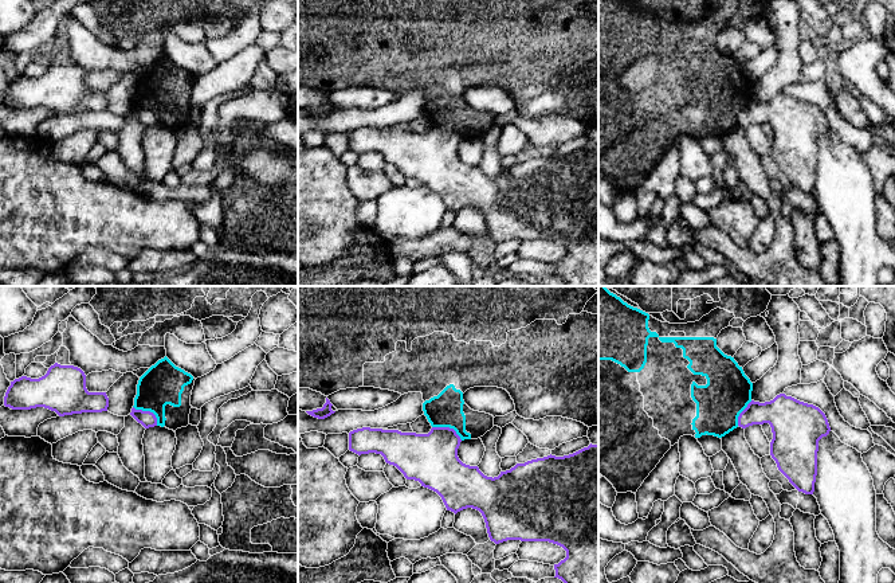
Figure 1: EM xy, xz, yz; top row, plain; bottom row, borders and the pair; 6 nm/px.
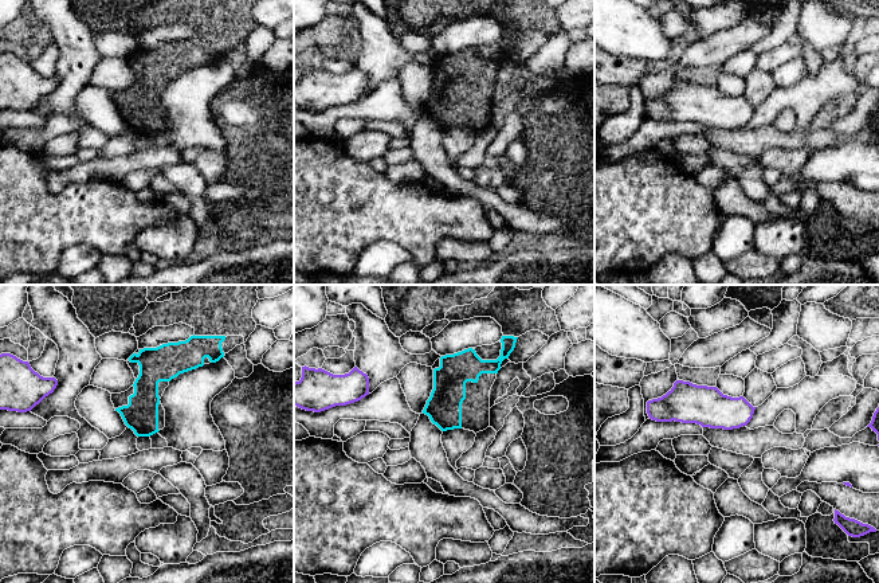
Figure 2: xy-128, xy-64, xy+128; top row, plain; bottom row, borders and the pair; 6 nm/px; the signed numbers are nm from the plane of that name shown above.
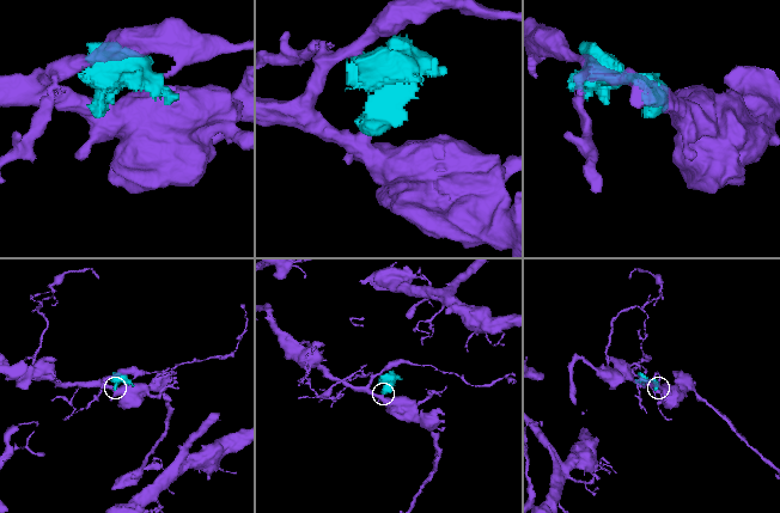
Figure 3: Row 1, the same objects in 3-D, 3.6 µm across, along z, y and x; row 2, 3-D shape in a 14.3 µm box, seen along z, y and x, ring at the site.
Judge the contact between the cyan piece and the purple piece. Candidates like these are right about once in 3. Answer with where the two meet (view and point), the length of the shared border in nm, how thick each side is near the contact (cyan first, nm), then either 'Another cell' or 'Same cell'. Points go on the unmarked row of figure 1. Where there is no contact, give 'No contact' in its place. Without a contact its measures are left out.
Touches cyan at xy (149, 109). Shared border 190 nm. Thickness 240 nm (cyan) against 100 nm. Another cell

